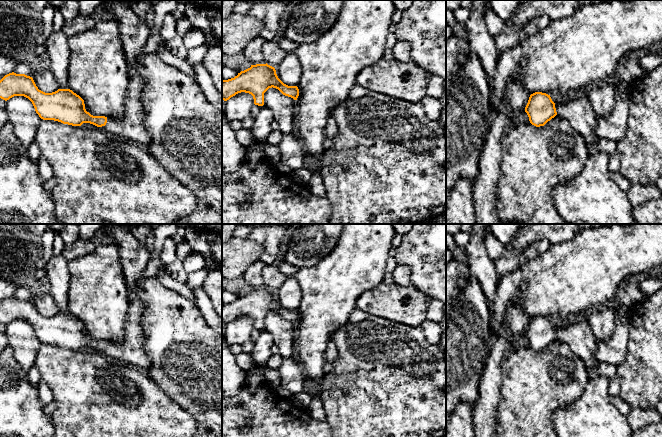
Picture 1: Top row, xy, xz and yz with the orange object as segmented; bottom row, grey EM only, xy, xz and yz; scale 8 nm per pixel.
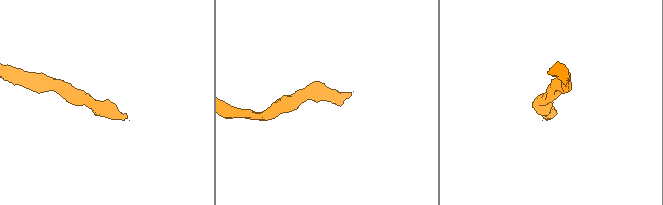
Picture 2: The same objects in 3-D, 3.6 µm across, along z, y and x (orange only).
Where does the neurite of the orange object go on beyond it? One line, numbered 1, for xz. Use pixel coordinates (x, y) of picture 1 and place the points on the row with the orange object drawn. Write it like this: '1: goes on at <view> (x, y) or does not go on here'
1: does not go on here

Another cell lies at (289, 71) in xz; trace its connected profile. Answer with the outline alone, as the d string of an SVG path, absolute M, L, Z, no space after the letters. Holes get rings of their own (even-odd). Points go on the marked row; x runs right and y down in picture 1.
M287 53L283 61L275 68L278 78L288 86L297 86L302 74L299 59L294 53Z

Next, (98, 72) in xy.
M99 20L93 28L69 36L68 46L69 89L84 100L85 109L91 115L121 120L125 114L129 68L117 22Z

